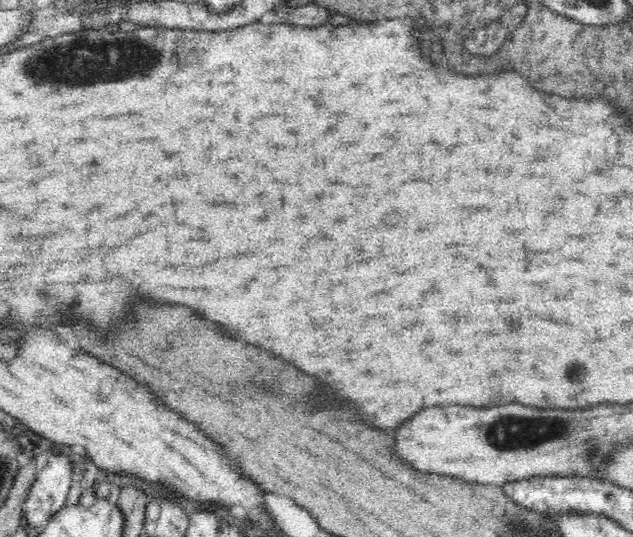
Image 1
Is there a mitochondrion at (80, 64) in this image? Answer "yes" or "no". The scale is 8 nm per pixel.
yes

